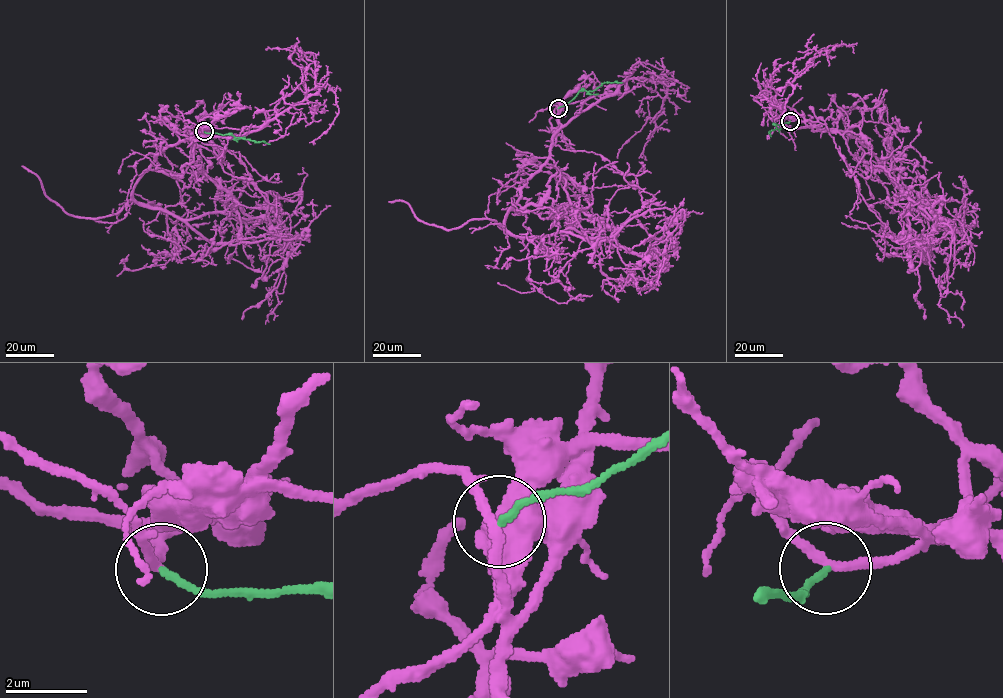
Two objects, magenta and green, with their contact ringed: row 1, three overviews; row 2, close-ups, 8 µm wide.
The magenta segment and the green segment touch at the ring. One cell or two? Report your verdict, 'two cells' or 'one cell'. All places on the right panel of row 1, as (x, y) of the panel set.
one cell

